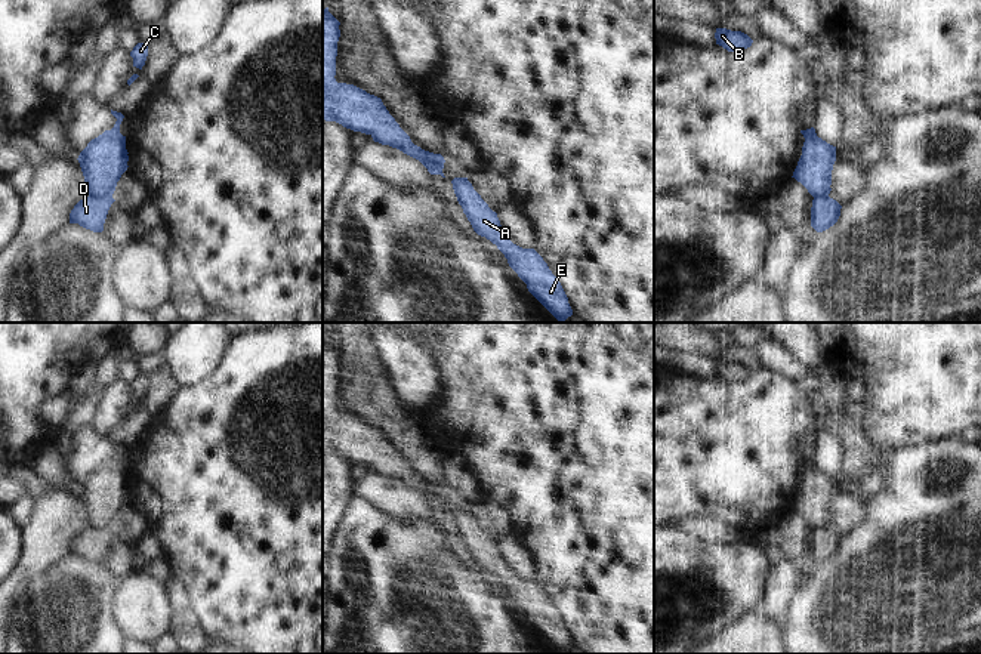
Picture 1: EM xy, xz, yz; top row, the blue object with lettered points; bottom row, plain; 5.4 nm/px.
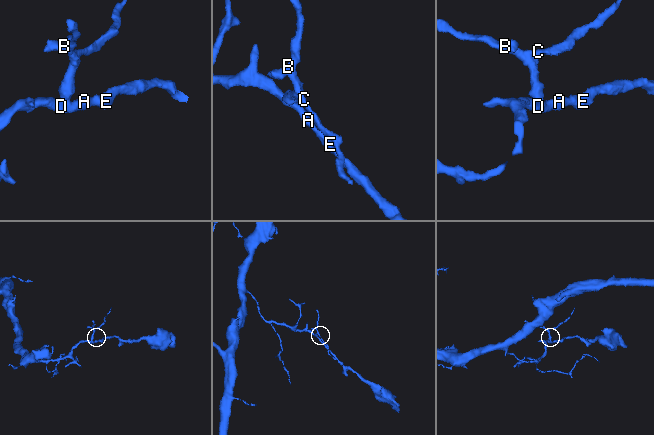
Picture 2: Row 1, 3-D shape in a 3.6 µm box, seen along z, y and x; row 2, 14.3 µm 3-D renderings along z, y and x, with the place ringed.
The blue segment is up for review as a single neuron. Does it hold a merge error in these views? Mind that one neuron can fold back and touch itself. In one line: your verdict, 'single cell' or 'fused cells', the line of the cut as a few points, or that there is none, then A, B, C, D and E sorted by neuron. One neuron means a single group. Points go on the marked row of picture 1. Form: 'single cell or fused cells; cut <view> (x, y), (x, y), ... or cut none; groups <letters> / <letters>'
fused cells; cut xz (423, 151), (429, 167), (434, 166), (435, 159), (443, 157); groups A D E / B C

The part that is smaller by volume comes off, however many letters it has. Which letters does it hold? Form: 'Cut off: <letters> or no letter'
Cut off: B, C

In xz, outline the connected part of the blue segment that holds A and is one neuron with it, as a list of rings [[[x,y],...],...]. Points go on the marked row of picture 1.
[[[468,178],[451,181],[454,194],[473,231],[490,240],[508,259],[509,266],[527,284],[528,291],[559,321],[573,315],[568,297],[552,274],[547,263],[534,249],[522,249],[513,244],[481,195],[473,189]]]

